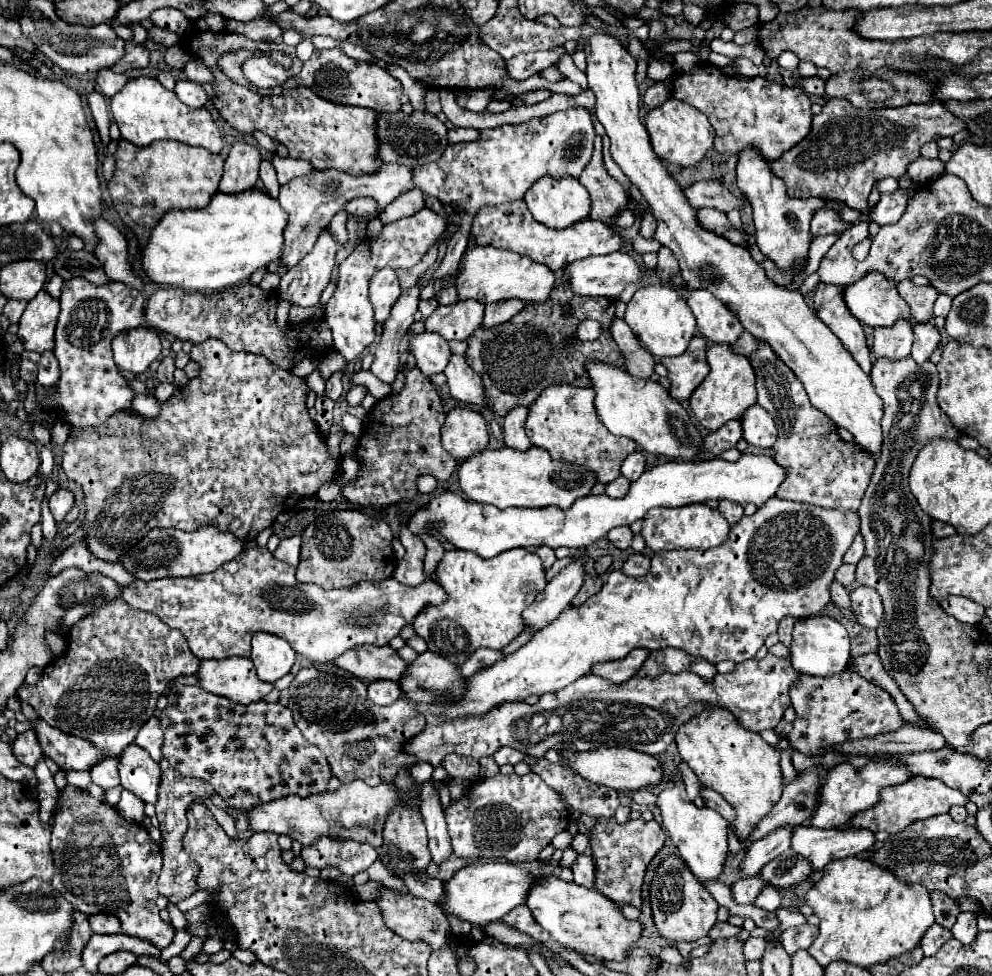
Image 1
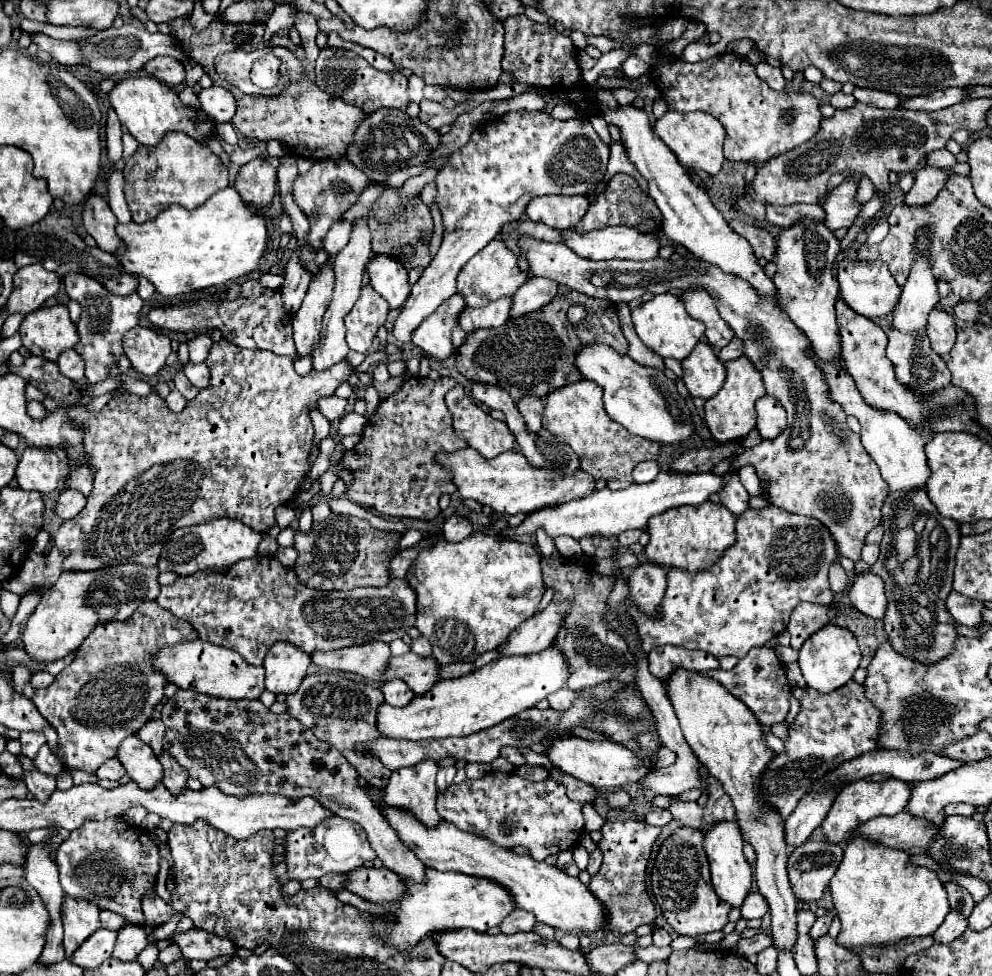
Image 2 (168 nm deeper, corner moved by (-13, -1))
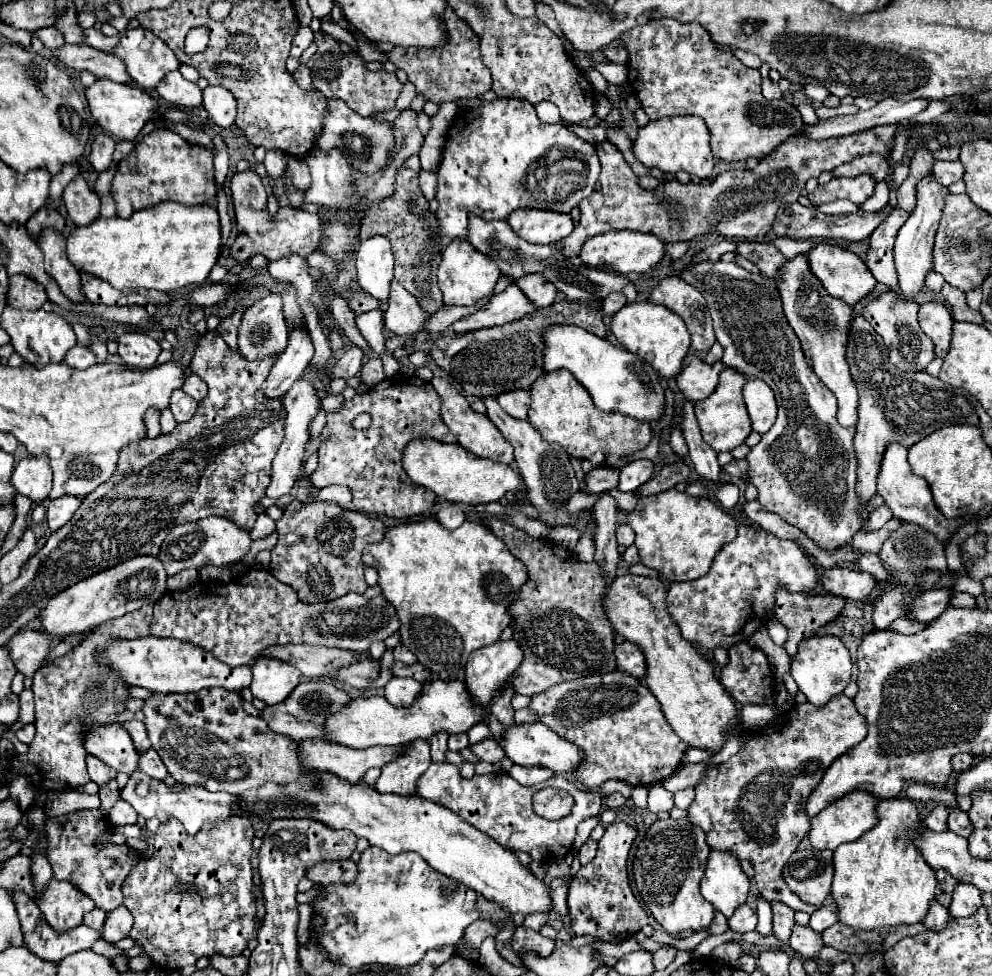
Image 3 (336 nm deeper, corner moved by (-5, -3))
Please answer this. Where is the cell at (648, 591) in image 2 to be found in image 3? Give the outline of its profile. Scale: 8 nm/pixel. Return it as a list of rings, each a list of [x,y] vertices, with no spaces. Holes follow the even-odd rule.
[[[627,573],[615,579],[607,597],[603,599],[603,605],[615,631],[627,641],[639,643],[639,647],[643,647],[643,653],[647,655],[645,683],[661,703],[665,719],[673,731],[689,747],[697,747],[715,755],[725,745],[727,733],[739,723],[739,711],[731,695],[719,687],[713,665],[679,635],[679,627],[675,627],[673,619],[667,615],[665,595],[667,589],[661,579]]]

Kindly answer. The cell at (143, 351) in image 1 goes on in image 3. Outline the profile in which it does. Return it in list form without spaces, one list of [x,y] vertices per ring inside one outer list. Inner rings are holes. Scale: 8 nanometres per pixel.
[[[125,333],[117,339],[119,357],[131,369],[151,369],[161,353],[161,345],[145,333]]]

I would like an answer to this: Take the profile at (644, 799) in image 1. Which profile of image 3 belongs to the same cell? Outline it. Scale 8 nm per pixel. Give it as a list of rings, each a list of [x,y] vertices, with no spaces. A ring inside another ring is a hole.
[[[843,693],[833,697],[827,705],[821,705],[821,707],[809,701],[801,705],[793,705],[787,713],[775,717],[771,725],[753,733],[735,757],[705,773],[705,777],[697,785],[695,799],[687,809],[687,819],[705,831],[707,843],[711,849],[727,849],[727,851],[733,851],[737,859],[741,861],[749,859],[753,863],[759,893],[767,901],[781,901],[789,905],[793,911],[813,913],[817,907],[803,903],[793,891],[789,891],[789,887],[783,883],[781,871],[787,859],[791,857],[791,853],[801,843],[801,839],[809,833],[809,819],[803,813],[805,799],[815,789],[815,785],[819,785],[829,765],[839,755],[853,749],[857,743],[861,743],[865,735],[867,735],[867,721],[857,711],[853,699],[849,699]]]

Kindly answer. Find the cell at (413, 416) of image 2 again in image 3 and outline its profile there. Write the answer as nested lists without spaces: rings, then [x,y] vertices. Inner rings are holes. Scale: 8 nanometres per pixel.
[[[395,375],[379,385],[371,387],[365,395],[355,395],[343,403],[339,413],[327,413],[327,425],[321,433],[319,445],[319,467],[311,475],[315,487],[325,485],[347,485],[353,493],[353,505],[359,513],[375,513],[395,519],[411,519],[429,511],[437,495],[413,483],[403,469],[403,451],[415,439],[435,439],[441,443],[457,443],[455,435],[447,431],[445,423],[439,421],[441,399],[429,381],[415,375]],[[361,415],[371,415],[367,429],[353,429],[351,421]]]

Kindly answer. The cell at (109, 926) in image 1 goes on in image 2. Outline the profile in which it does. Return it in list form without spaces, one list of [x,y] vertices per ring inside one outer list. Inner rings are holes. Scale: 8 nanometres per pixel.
[[[101,911],[101,927],[111,929],[111,931],[121,931],[123,925],[125,925],[125,921],[117,913],[113,913],[113,911]]]

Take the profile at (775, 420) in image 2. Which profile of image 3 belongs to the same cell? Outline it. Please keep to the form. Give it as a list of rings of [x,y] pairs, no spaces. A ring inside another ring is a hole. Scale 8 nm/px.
[[[747,379],[747,385],[743,387],[743,399],[753,423],[753,431],[767,433],[777,417],[777,403],[773,397],[773,391],[759,379]]]

